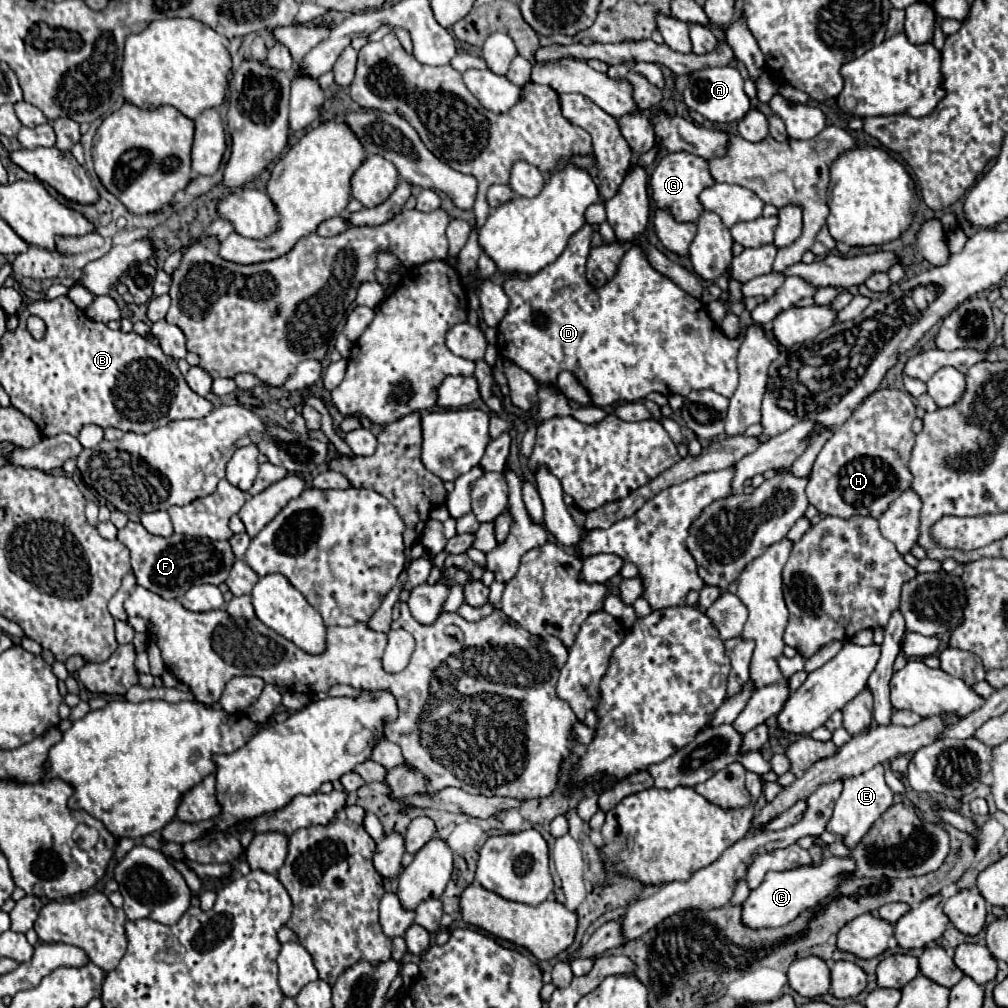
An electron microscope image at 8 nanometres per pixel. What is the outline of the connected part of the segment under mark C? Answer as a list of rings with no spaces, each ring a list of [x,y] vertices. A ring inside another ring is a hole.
[[[831,856],[823,858],[819,864],[805,864],[785,872],[771,872],[767,874],[765,882],[757,890],[751,890],[749,898],[743,902],[743,922],[747,922],[747,926],[751,928],[785,926],[787,922],[795,920],[803,910],[821,904],[851,874],[855,874],[855,870],[857,864],[851,856]]]

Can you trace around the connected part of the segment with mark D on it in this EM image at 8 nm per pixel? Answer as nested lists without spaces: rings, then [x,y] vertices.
[[[585,224],[571,236],[569,246],[557,262],[545,266],[541,272],[525,280],[513,276],[503,282],[503,290],[511,304],[497,326],[499,356],[515,362],[537,382],[555,382],[561,370],[573,372],[589,392],[591,404],[599,408],[617,402],[639,402],[651,392],[687,396],[691,390],[709,388],[729,398],[737,386],[737,352],[741,340],[727,338],[709,318],[705,304],[683,292],[667,276],[659,274],[647,262],[639,246],[633,246],[623,256],[617,274],[603,284],[601,290],[591,286],[585,272],[585,262],[591,250],[591,232],[591,226]]]

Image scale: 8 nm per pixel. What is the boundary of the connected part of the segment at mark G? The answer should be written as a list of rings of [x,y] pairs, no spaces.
[[[671,152],[667,156],[663,156],[657,164],[657,168],[651,174],[651,198],[655,200],[655,204],[659,208],[669,208],[671,214],[675,216],[675,220],[679,222],[697,222],[699,214],[703,212],[703,204],[699,202],[699,194],[713,186],[715,180],[709,172],[709,162],[697,154],[691,152]]]

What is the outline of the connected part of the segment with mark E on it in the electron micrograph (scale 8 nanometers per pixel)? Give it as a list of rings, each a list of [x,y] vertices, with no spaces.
[[[883,764],[873,766],[871,770],[855,776],[855,778],[845,778],[843,780],[843,792],[839,796],[839,800],[835,802],[835,810],[833,816],[827,822],[827,832],[835,834],[837,838],[841,838],[841,842],[853,850],[861,838],[867,834],[867,830],[871,828],[871,824],[893,804],[893,792],[885,782],[885,768]]]

